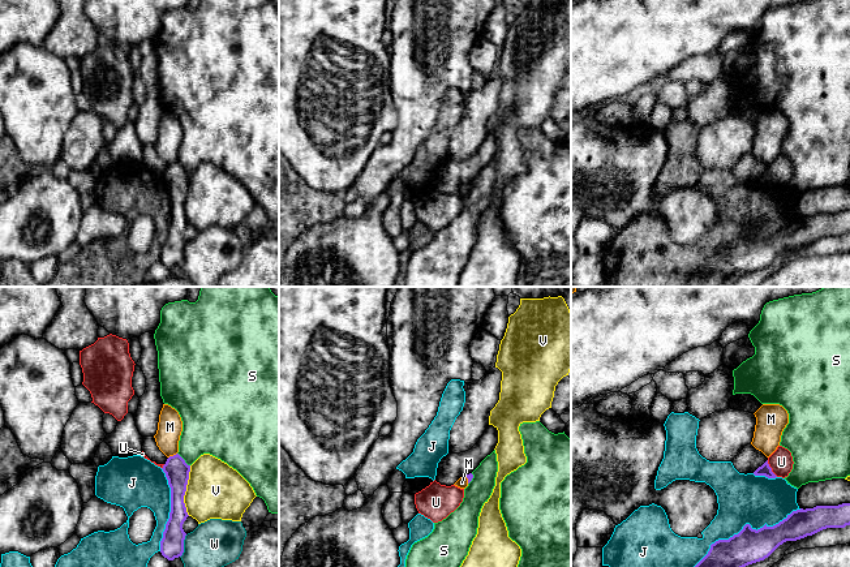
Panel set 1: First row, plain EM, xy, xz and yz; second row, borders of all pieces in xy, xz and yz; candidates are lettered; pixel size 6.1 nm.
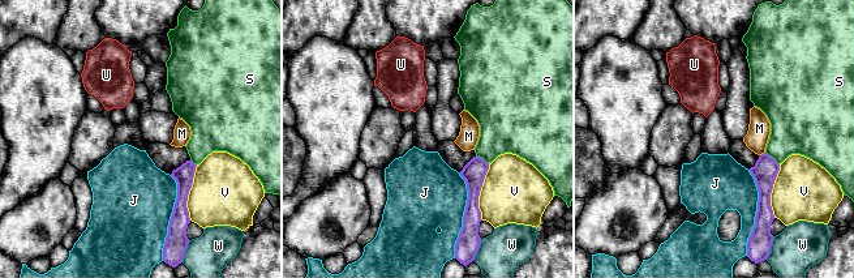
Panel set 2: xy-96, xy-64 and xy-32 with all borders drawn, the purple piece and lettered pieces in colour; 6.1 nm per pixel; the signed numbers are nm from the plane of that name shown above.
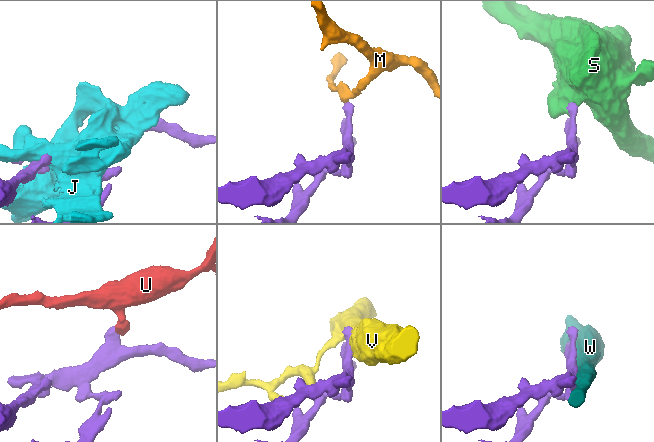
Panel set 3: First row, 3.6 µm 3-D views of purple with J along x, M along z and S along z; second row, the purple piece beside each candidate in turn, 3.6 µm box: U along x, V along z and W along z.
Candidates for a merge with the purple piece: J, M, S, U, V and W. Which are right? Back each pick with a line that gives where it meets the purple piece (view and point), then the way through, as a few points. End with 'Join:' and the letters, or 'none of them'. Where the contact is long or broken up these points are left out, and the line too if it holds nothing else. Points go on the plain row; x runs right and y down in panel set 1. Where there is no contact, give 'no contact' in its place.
Join: none of them

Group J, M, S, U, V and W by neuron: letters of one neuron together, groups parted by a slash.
J / M / S / U / V / W

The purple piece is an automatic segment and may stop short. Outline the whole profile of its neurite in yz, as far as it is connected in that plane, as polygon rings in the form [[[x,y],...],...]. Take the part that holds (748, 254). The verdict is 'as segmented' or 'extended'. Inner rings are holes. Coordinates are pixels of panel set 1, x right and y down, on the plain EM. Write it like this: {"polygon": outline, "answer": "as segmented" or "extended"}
{"polygon": [[[850,211],[800,216],[778,232],[765,232],[757,239],[746,232],[738,242],[712,252],[708,262],[692,276],[690,287],[726,287],[729,282],[764,269],[786,249],[846,233],[850,233]]], "answer": "as segmented"}

